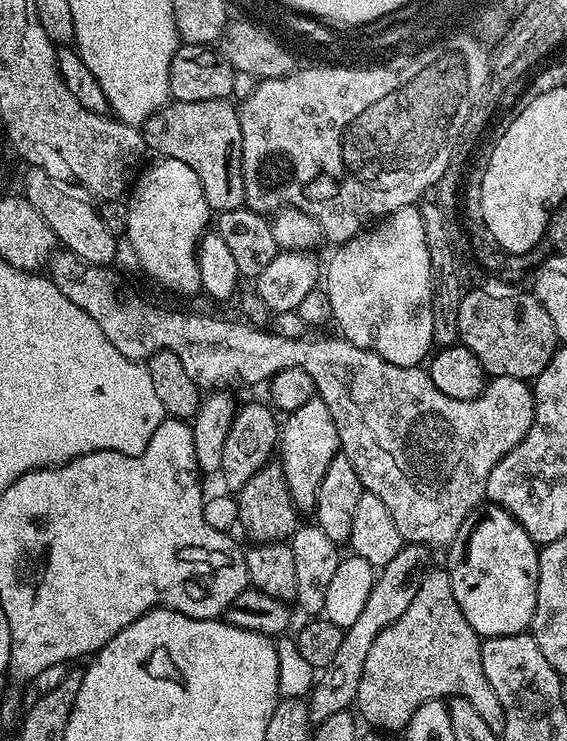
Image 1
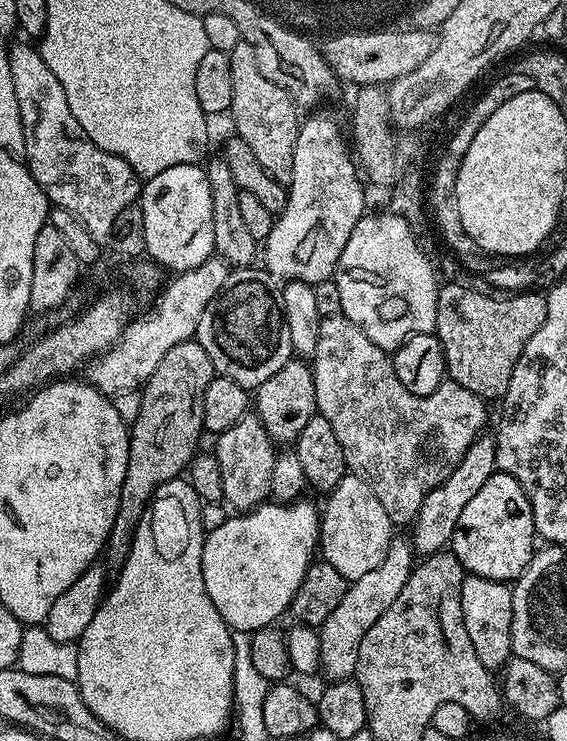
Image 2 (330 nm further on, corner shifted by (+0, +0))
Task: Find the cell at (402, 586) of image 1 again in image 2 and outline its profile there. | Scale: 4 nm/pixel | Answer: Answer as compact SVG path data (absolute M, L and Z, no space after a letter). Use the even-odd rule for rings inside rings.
M482 434L466 450L462 456L462 462L445 478L422 502L418 514L411 525L410 539L412 547L417 553L431 554L445 551L451 545L452 535L458 526L458 517L462 515L462 509L470 503L470 498L486 486L486 478L490 478L498 471L496 467L496 438L492 434Z

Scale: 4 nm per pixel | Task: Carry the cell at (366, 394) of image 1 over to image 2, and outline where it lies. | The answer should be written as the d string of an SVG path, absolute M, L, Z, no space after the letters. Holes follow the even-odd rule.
M343 314L326 316L321 319L318 346L315 354L310 357L310 363L314 374L317 413L324 416L326 422L330 422L330 426L334 426L334 434L338 434L338 442L342 442L342 454L348 463L348 472L362 478L362 482L366 482L370 486L370 490L374 490L374 494L378 494L378 502L382 502L382 506L386 506L386 514L390 514L393 525L400 526L404 523L407 525L418 514L426 494L430 494L430 490L434 490L456 469L458 462L462 462L462 456L466 454L466 450L470 450L472 443L485 431L484 423L488 420L489 405L478 394L470 394L470 390L466 390L466 386L458 386L451 382L440 384L438 390L434 390L434 394L425 396L410 394L410 390L406 390L406 386L402 386L402 382L398 382L389 353L383 348L374 346L374 342L370 342L370 338L366 338L366 334L362 334L362 330L357 324L347 320Z

